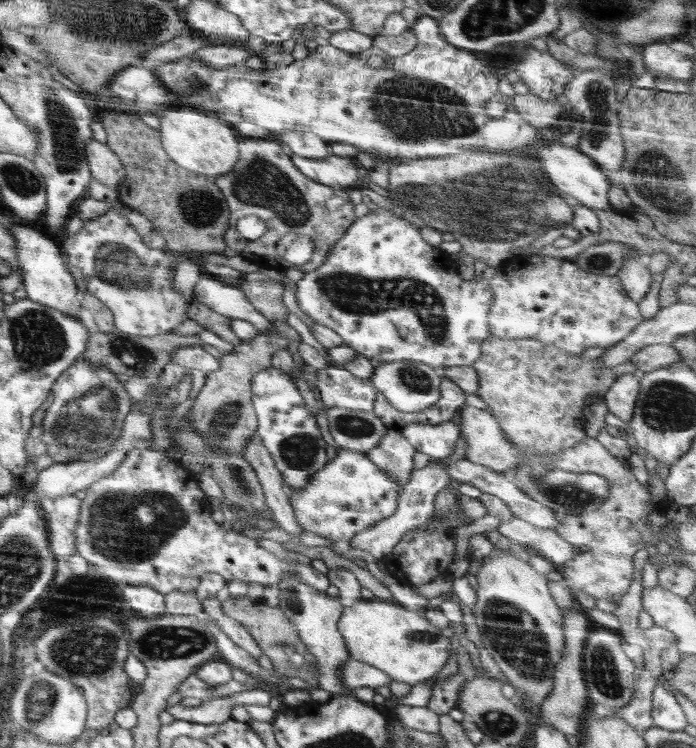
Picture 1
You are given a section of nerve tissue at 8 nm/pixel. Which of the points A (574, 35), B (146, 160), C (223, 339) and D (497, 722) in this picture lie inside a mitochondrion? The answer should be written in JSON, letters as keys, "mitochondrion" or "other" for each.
{"A":"other","B":"other","C":"other","D":"mitochondrion"}

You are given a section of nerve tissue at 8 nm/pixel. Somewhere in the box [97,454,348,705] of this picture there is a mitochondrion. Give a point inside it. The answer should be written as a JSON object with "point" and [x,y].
{"point":[162,642]}

